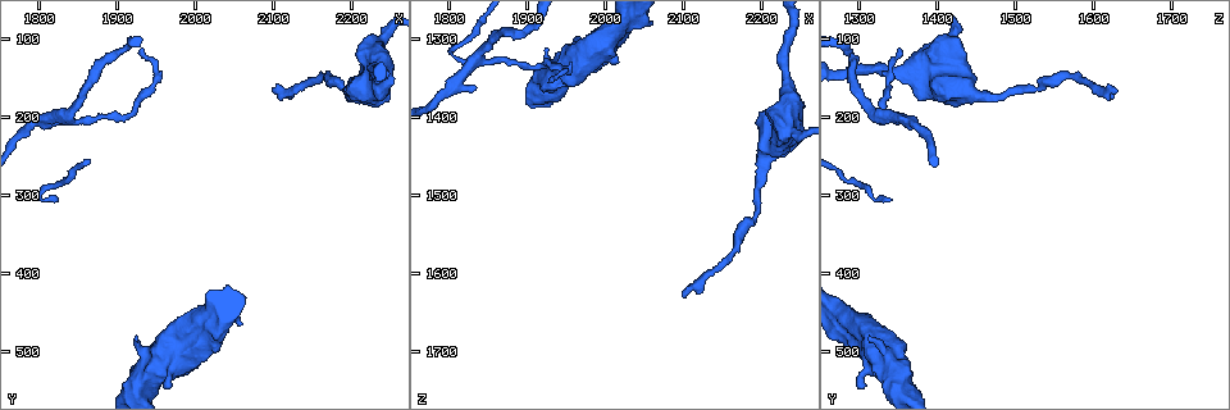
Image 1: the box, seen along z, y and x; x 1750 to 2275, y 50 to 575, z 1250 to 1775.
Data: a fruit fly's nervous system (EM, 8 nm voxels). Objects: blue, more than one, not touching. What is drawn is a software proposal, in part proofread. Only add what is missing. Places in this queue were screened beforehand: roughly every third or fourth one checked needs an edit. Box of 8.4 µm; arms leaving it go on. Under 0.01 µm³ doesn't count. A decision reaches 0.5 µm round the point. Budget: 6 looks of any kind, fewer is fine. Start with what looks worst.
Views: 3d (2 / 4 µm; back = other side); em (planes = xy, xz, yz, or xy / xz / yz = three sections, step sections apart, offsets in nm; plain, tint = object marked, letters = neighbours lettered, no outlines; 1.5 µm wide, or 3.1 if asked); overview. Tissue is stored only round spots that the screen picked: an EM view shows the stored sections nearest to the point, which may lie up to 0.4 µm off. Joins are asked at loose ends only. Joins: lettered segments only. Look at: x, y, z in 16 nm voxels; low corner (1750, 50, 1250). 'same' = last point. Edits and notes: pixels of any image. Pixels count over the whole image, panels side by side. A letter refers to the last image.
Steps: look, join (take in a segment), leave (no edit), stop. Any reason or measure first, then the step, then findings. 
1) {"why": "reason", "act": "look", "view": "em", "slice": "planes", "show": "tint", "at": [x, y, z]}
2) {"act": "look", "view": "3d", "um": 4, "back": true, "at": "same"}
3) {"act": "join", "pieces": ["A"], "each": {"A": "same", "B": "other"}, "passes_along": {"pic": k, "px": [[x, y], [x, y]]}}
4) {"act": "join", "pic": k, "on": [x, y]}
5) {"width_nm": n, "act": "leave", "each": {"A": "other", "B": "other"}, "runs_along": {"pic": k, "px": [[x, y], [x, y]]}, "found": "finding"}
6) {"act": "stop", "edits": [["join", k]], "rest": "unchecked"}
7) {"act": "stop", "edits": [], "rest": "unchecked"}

{"why": "end of a long branch", "act": "look", "view": "3d", "um": 2, "at": [2105, 170, 1630]}

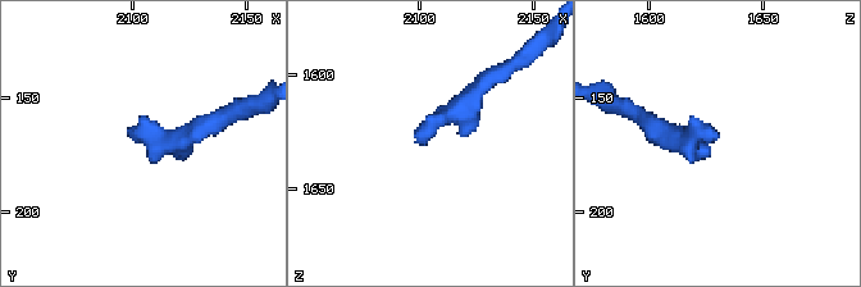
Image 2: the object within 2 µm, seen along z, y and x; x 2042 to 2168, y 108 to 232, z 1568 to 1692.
{"why": "need the tissue", "act": "look", "view": "em", "slice": "planes", "show": "letters", "at": [2103, 169, 1629]}

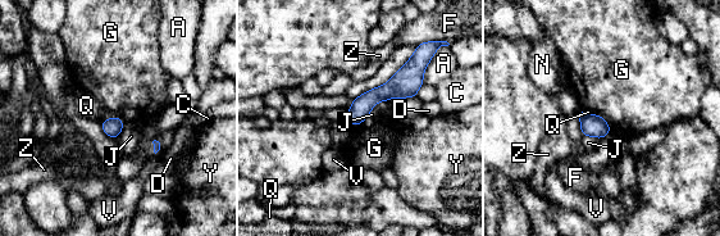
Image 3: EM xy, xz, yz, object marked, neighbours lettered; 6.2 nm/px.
{"longest_contact_nm": ["J", 160], "act": "leave", "each": {"A": "other", "C": "other", "D": "other", "F": "other", "G": "other", "J": "other", "N": "other", "Q": "other", "V": "other", "Y": "other", "Z": "other"}, "found": "no lettered segment goes on from it"}

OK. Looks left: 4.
{"why": "branch stops here", "act": "look", "view": "em", "slice": "planes", "show": "letters", "at": [1925, 485, 1315]}

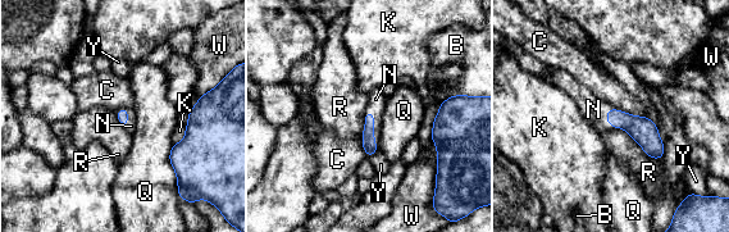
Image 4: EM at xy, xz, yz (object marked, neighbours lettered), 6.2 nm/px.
{"act": "join", "pieces": ["N"], "each": {"B": "other", "C": "other", "K": "other", "N": "same", "Q": "other", "R": "other", "W": "other", "Y": "other"}, "passes_along": {"pic": 4, "px": [[368, 136], [373, 127], [376, 99]]}, "found": "it goes on there"}

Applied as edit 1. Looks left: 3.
{"act": "look", "view": "overview"}

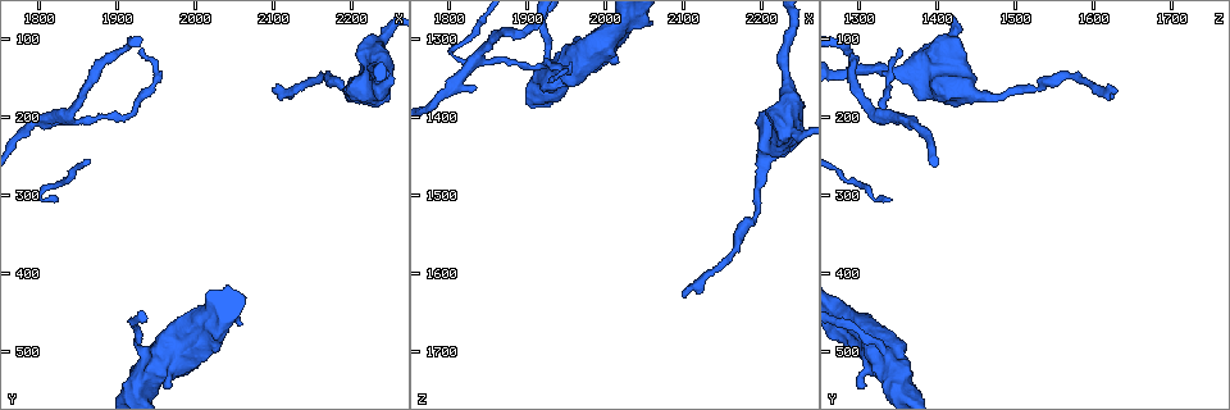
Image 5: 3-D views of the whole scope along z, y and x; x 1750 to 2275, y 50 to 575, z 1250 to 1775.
{"why": "end of a long branch", "act": "look", "view": "em", "slice": "xy", "step": 4, "show": "letters", "at": [1935, 115, 1350]}

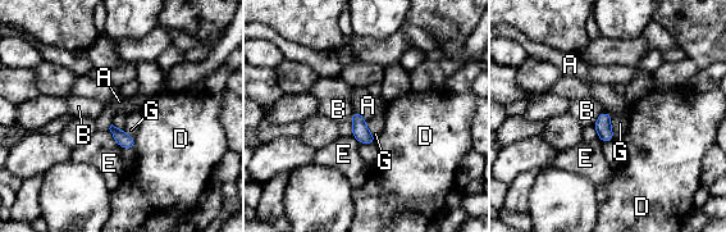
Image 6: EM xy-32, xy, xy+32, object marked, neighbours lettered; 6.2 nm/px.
{"act": "look", "view": "em", "slice": "planes", "show": "letters", "at": "same"}

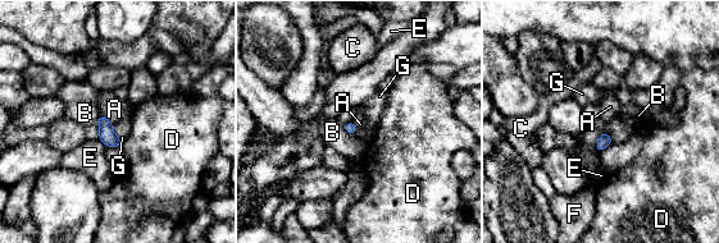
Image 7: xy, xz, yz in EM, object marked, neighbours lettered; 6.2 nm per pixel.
{"width_nm": 70, "longest_contact_nm": ["G", 120], "act": "leave", "each": {"A": "other", "B": "other", "C": "other", "D": "other", "E": "other", "F": "other", "G": "other"}, "found": "none of them fits"}

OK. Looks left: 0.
{"act": "stop", "edits": [["join", 4]], "rest": "unchecked"}

